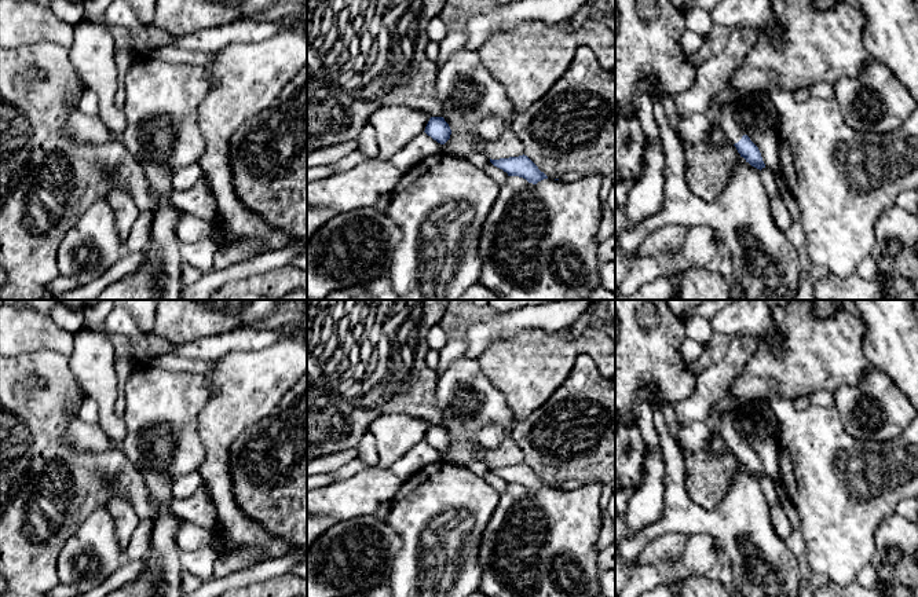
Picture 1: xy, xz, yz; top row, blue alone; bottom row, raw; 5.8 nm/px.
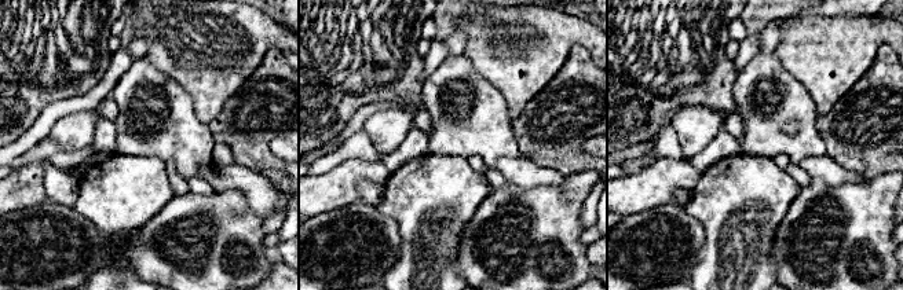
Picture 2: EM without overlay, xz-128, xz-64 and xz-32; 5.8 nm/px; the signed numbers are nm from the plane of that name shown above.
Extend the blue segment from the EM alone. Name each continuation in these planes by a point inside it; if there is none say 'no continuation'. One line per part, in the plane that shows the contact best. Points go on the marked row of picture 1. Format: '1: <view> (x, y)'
1: yz (734, 132)

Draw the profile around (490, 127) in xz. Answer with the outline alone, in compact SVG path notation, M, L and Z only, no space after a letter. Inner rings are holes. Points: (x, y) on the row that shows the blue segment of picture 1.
M497 116L484 117L478 128L479 135L487 139L493 139L501 135L501 131L502 131L502 121Z

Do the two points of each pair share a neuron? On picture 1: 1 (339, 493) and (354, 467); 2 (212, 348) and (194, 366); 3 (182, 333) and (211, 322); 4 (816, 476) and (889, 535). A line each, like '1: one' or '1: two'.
1: two
2: two
3: one
4: two

